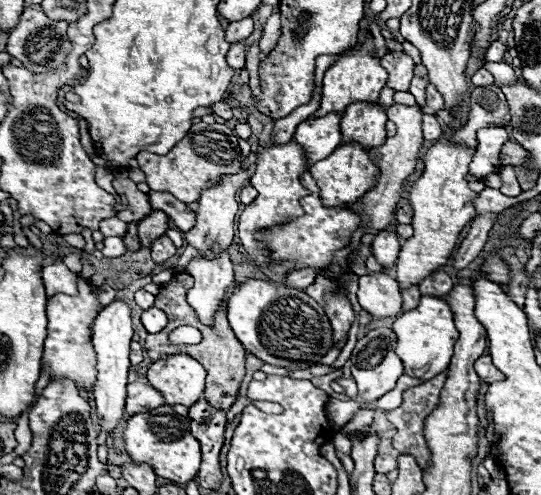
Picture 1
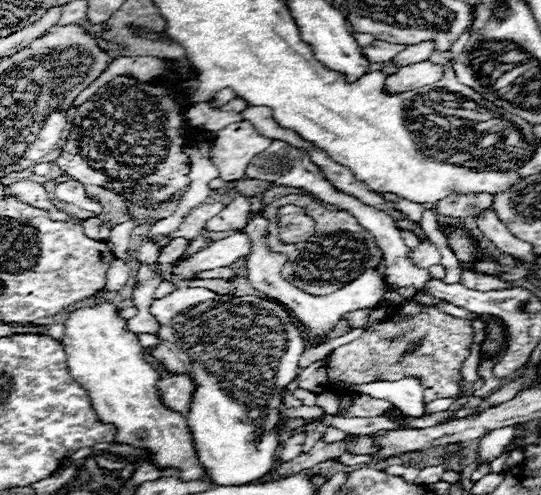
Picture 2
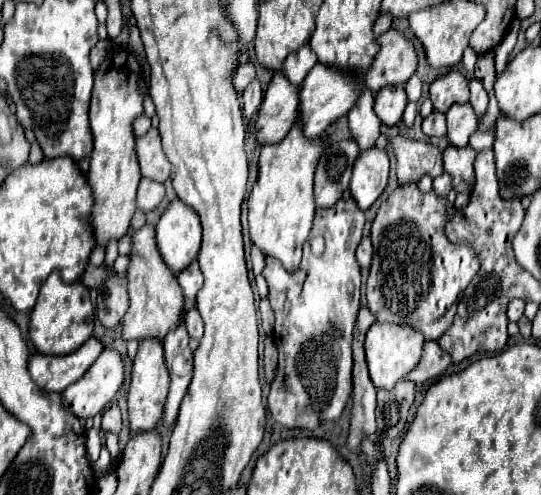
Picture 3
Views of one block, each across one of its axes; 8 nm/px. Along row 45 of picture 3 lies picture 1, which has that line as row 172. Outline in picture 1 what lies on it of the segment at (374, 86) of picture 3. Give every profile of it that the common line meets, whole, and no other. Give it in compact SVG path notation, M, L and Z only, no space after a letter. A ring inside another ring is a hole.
M392 104L390 108L386 108L386 114L388 118L396 124L398 132L394 138L388 138L382 146L376 146L370 150L370 156L376 160L376 166L378 166L378 178L376 178L376 186L372 190L368 190L364 196L362 196L362 206L364 206L364 212L360 212L362 216L362 222L370 222L368 226L368 234L372 232L380 232L384 230L392 218L394 218L394 210L396 210L396 204L400 200L400 192L402 192L402 184L408 180L408 176L414 172L414 166L416 166L416 158L418 158L418 152L422 148L422 110L420 106L404 106L404 104Z

